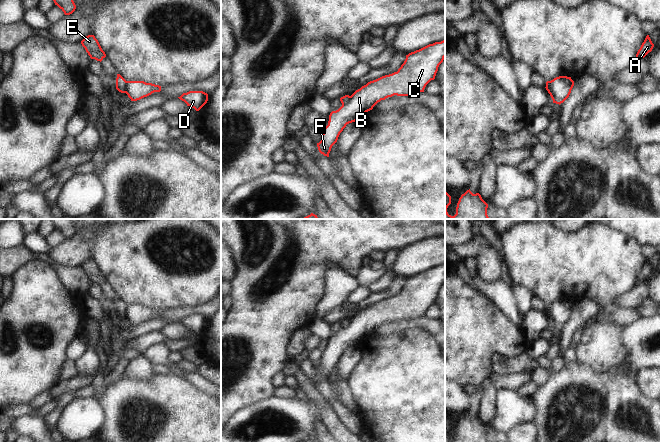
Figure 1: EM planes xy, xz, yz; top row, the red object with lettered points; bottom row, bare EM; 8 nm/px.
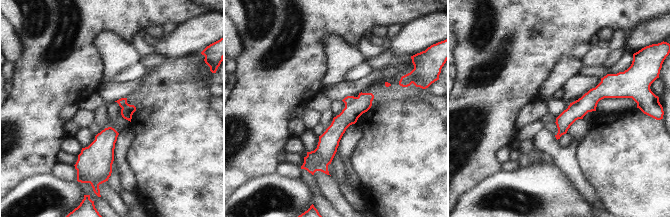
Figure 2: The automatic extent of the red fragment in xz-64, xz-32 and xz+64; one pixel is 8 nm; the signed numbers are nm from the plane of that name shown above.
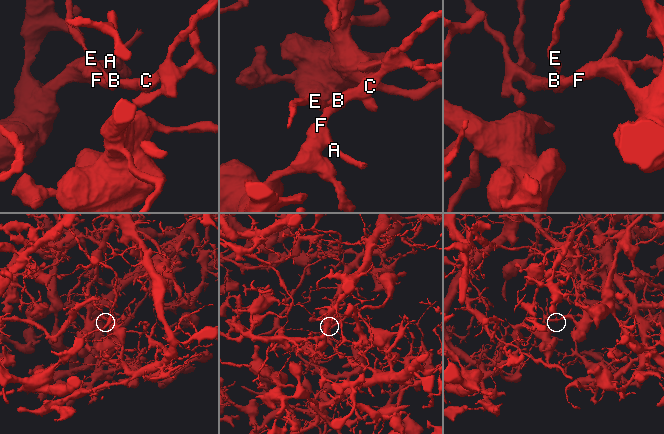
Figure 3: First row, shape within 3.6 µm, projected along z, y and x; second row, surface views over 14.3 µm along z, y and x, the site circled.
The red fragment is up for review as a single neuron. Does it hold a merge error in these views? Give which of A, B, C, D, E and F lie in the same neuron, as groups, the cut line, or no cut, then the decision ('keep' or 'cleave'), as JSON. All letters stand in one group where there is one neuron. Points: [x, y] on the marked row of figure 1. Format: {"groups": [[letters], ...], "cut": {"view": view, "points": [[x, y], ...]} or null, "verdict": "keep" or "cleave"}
{"groups": [["A", "B", "C", "D", "F"], ["E"]], "cut": {"view": "xz", "points": [[350, 96], [350, 99], [342, 104]]}, "verdict": "cleave"}

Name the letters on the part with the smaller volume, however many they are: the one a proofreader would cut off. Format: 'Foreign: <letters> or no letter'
Foreign: E.

